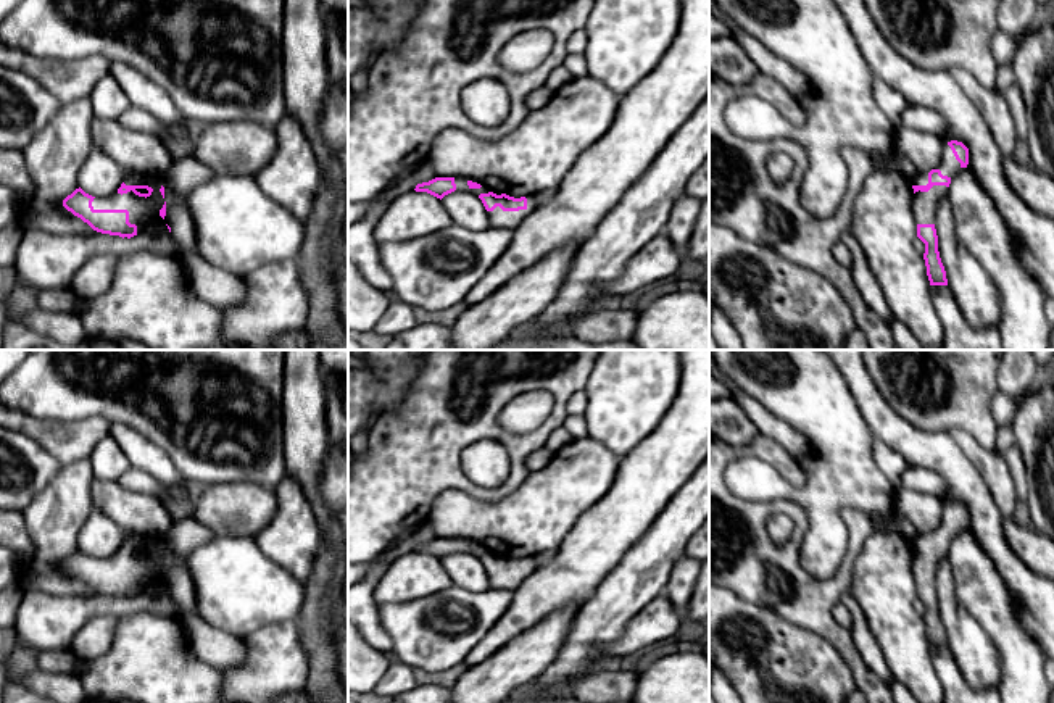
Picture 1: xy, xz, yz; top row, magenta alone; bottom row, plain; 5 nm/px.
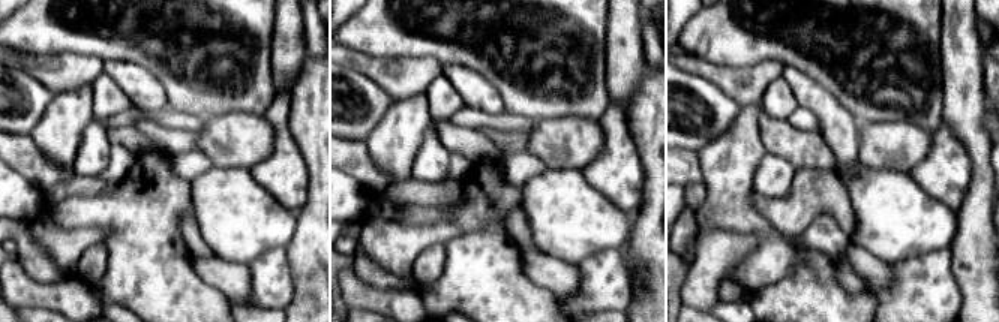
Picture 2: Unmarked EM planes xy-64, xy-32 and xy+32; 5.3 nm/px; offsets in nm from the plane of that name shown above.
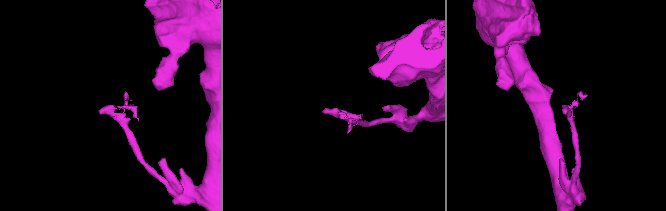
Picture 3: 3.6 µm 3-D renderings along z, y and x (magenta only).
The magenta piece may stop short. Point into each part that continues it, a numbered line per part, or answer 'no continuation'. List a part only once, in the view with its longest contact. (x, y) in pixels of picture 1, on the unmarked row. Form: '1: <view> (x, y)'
no continuation

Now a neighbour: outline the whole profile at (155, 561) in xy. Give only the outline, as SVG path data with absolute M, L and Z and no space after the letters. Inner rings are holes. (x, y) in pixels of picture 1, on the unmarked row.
M145 535L148 540L148 548L153 550L151 556L147 558L147 564L150 568L150 574L147 577L147 580L142 585L137 585L137 597L151 592L161 585L166 585L166 582L160 577L160 571L164 566L164 559L160 553L161 545L158 543L158 537L155 535Z

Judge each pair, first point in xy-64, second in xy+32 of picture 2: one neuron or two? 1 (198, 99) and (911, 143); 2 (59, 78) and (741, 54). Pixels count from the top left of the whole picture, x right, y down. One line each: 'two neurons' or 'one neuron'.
1: two neurons
2: two neurons

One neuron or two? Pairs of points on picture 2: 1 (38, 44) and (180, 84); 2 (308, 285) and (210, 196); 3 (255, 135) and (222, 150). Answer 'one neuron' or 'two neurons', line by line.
1: one neuron
2: two neurons
3: one neuron

